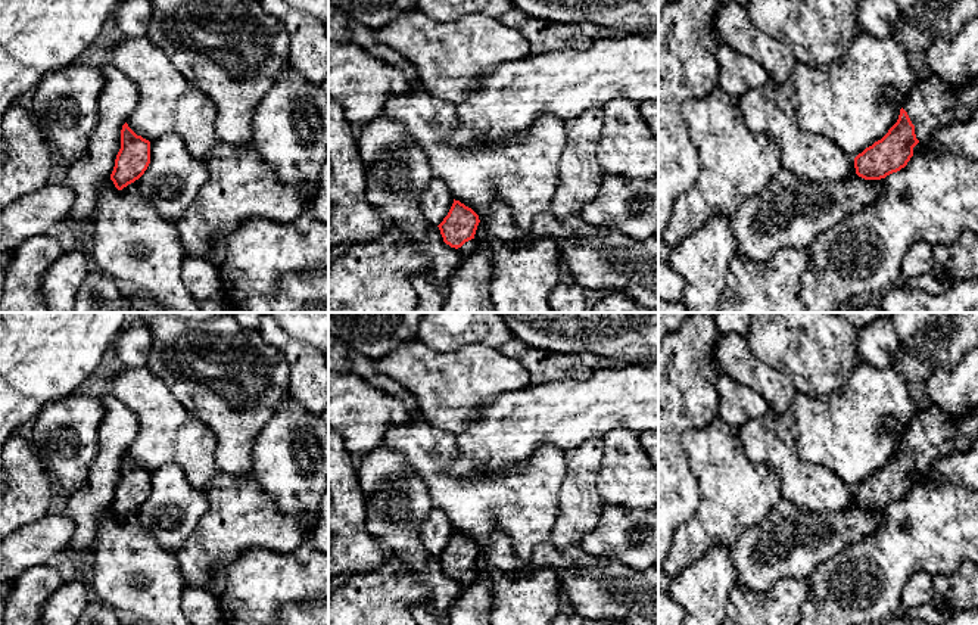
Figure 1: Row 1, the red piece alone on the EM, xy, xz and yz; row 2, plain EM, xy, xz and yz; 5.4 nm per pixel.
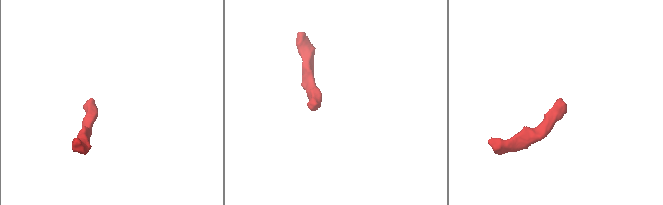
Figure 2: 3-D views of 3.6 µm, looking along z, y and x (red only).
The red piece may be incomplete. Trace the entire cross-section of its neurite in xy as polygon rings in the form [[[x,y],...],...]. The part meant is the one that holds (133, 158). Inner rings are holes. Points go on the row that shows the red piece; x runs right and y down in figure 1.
[[[125,122],[121,130],[121,149],[110,174],[118,190],[138,180],[150,164],[150,142],[137,136]]]

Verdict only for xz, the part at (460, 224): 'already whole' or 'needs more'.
needs more

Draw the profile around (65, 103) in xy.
[[[74,62],[47,72],[34,88],[31,116],[53,156],[68,167],[88,147],[103,87],[105,75],[99,66]]]

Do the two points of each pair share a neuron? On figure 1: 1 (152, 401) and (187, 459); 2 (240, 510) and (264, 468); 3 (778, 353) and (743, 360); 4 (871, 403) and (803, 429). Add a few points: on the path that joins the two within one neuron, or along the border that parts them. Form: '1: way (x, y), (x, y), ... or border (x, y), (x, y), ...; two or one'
1: way (161, 416), (164, 425), (183, 444); one
2: border (252, 475), (258, 487), (277, 507); two
3: border (746, 338), (750, 350), (759, 358), (787, 376); two
4: way (855, 416), (841, 429), (819, 429); one

